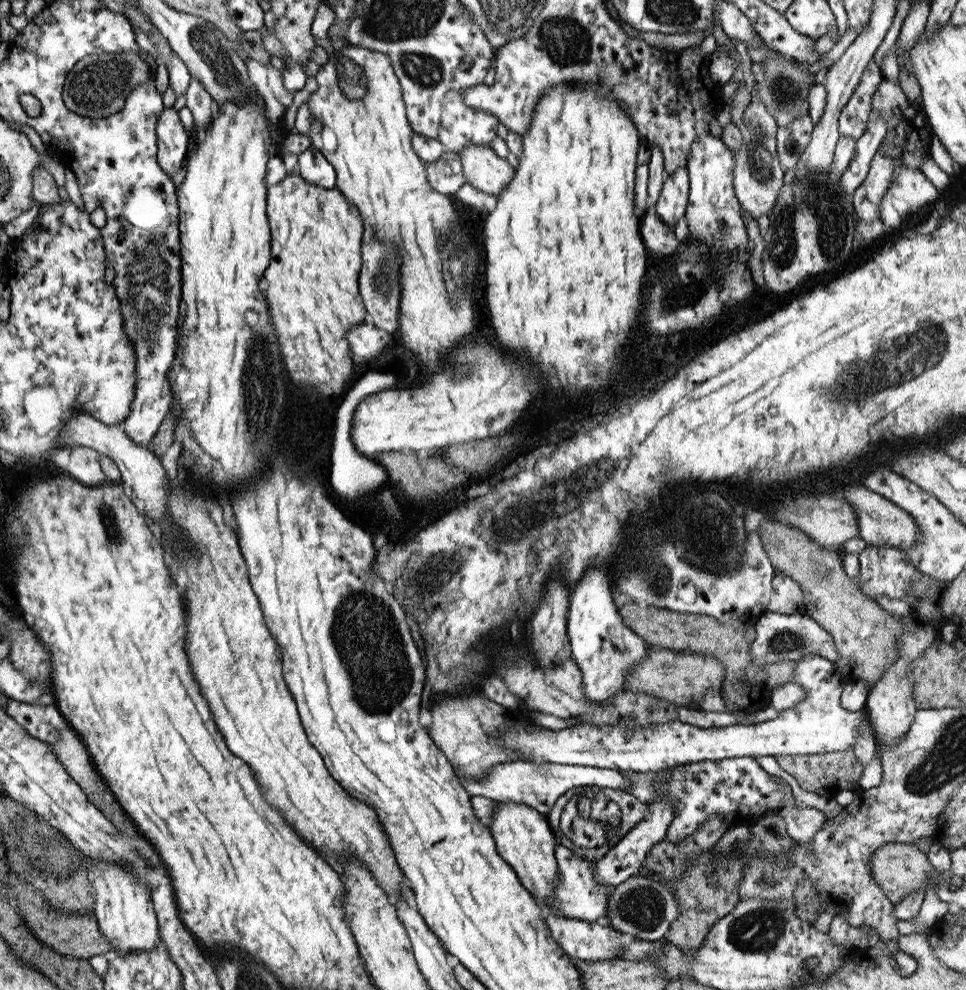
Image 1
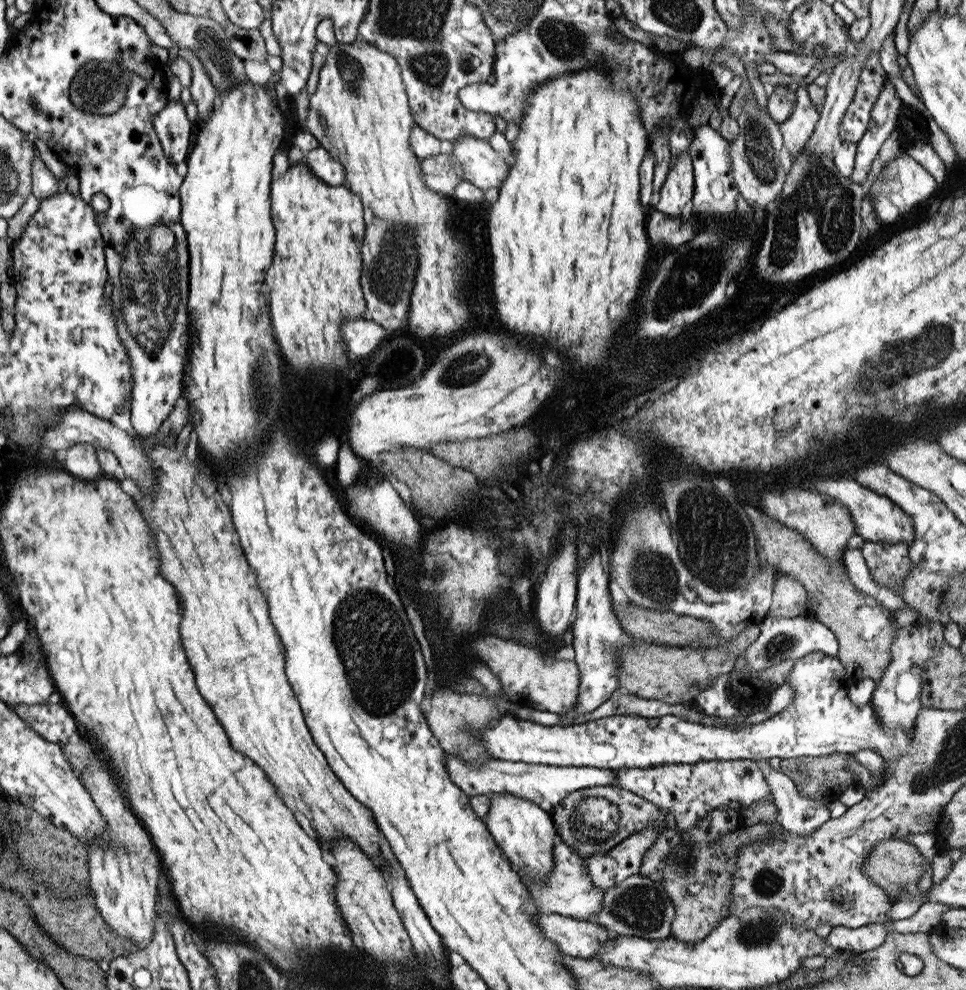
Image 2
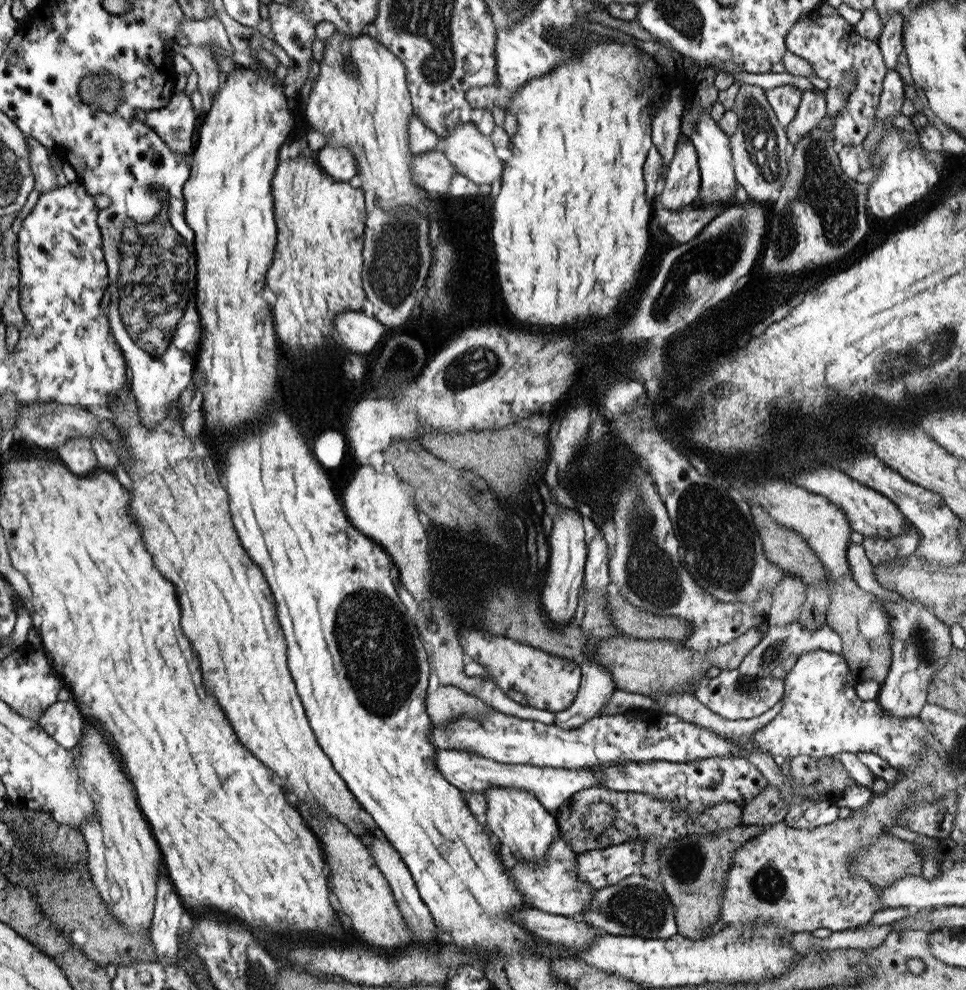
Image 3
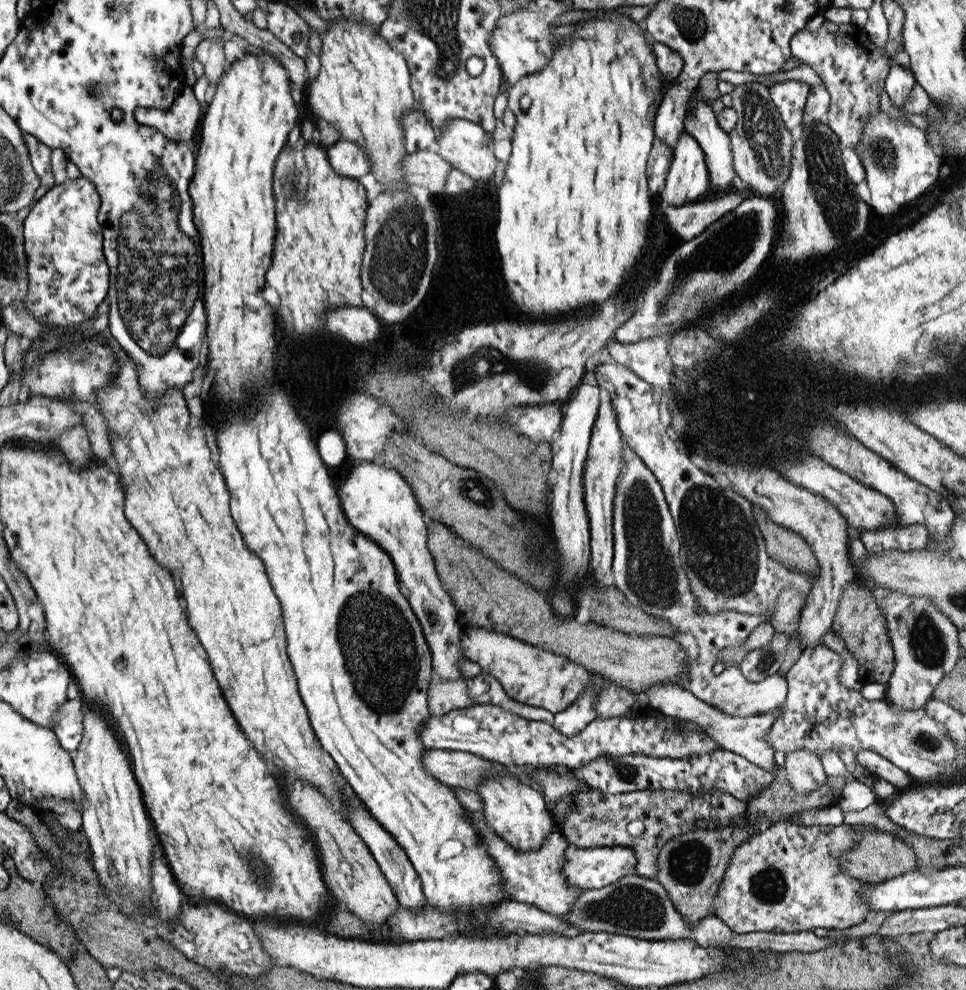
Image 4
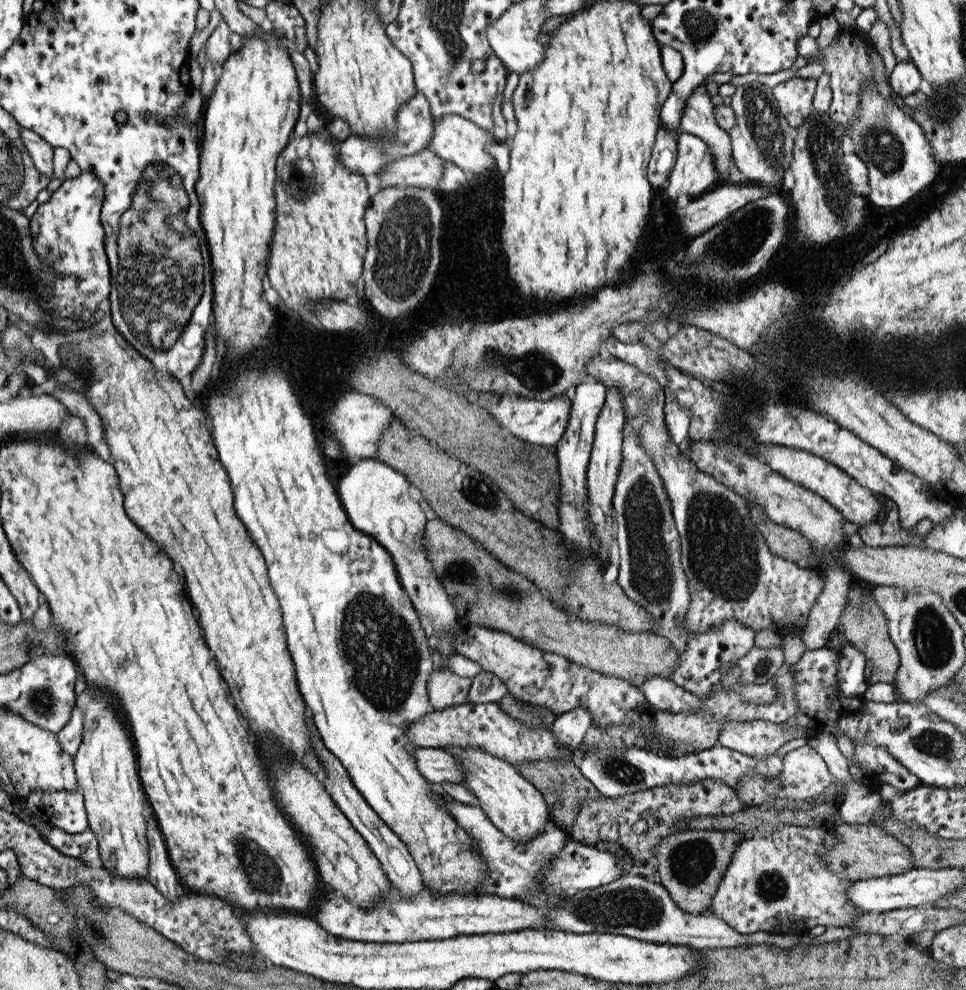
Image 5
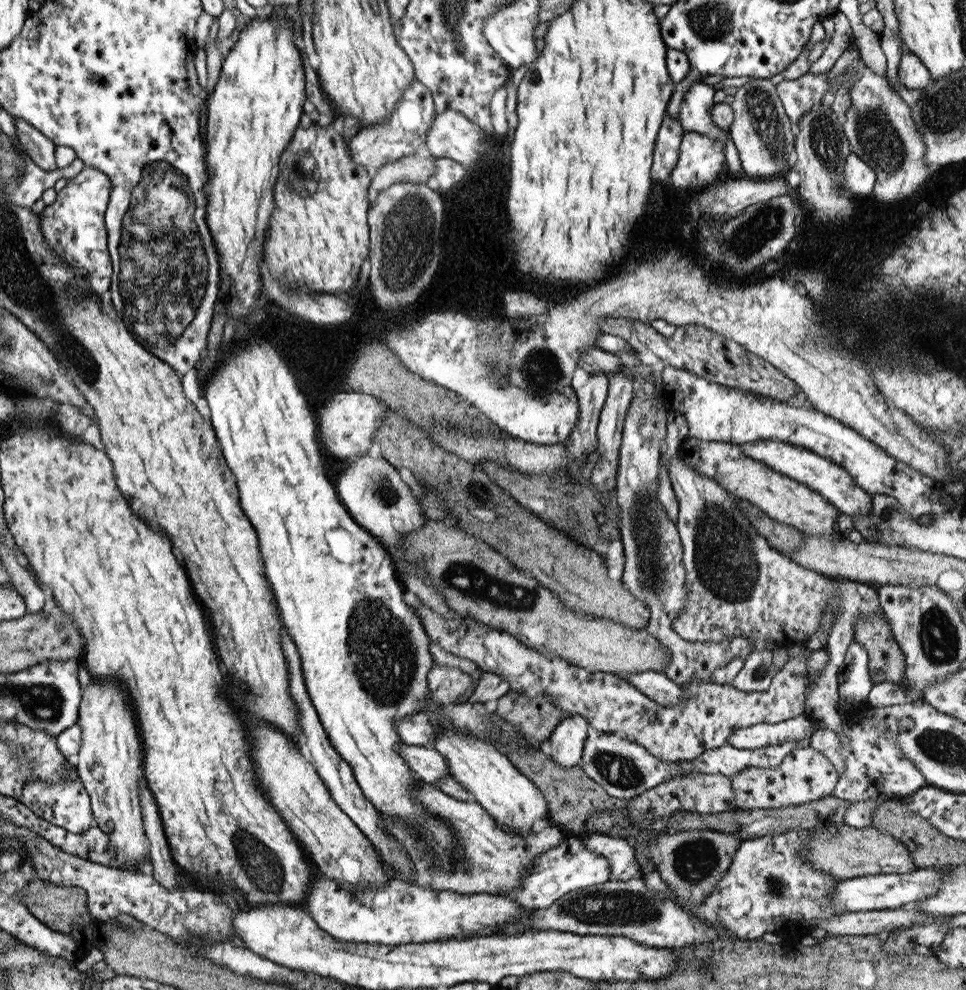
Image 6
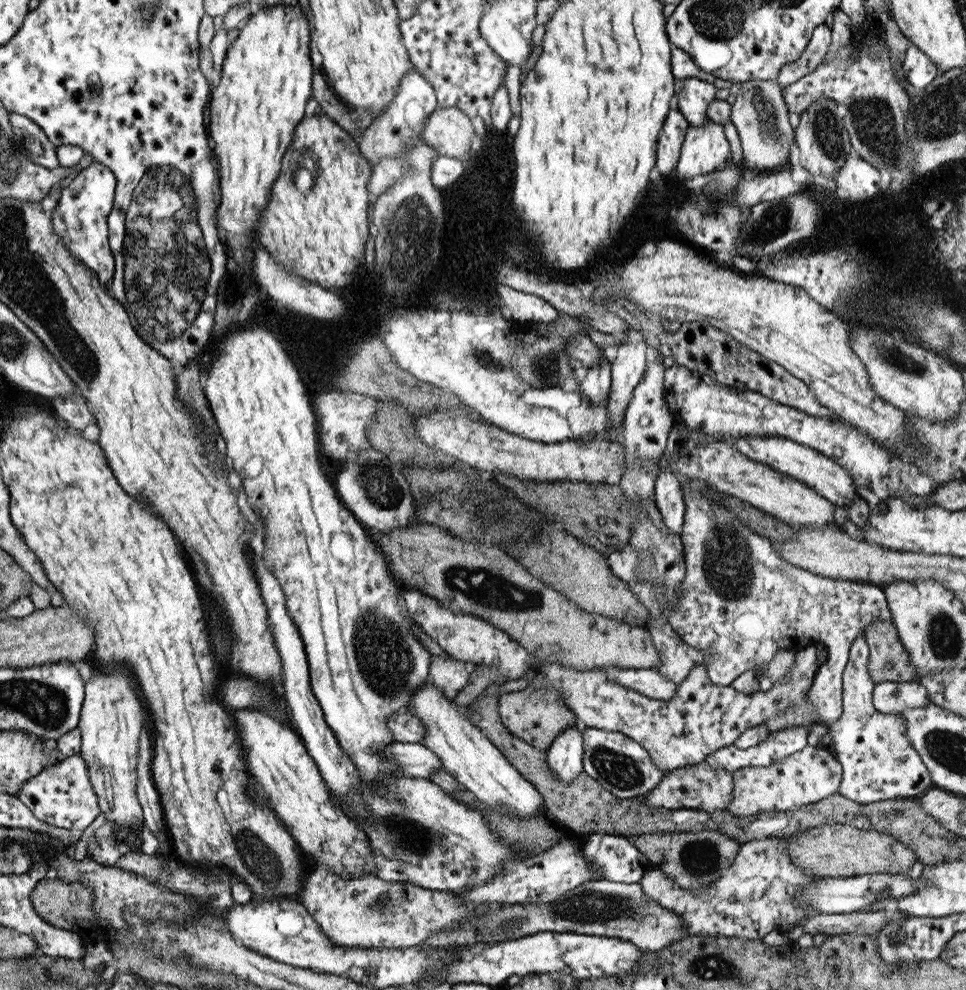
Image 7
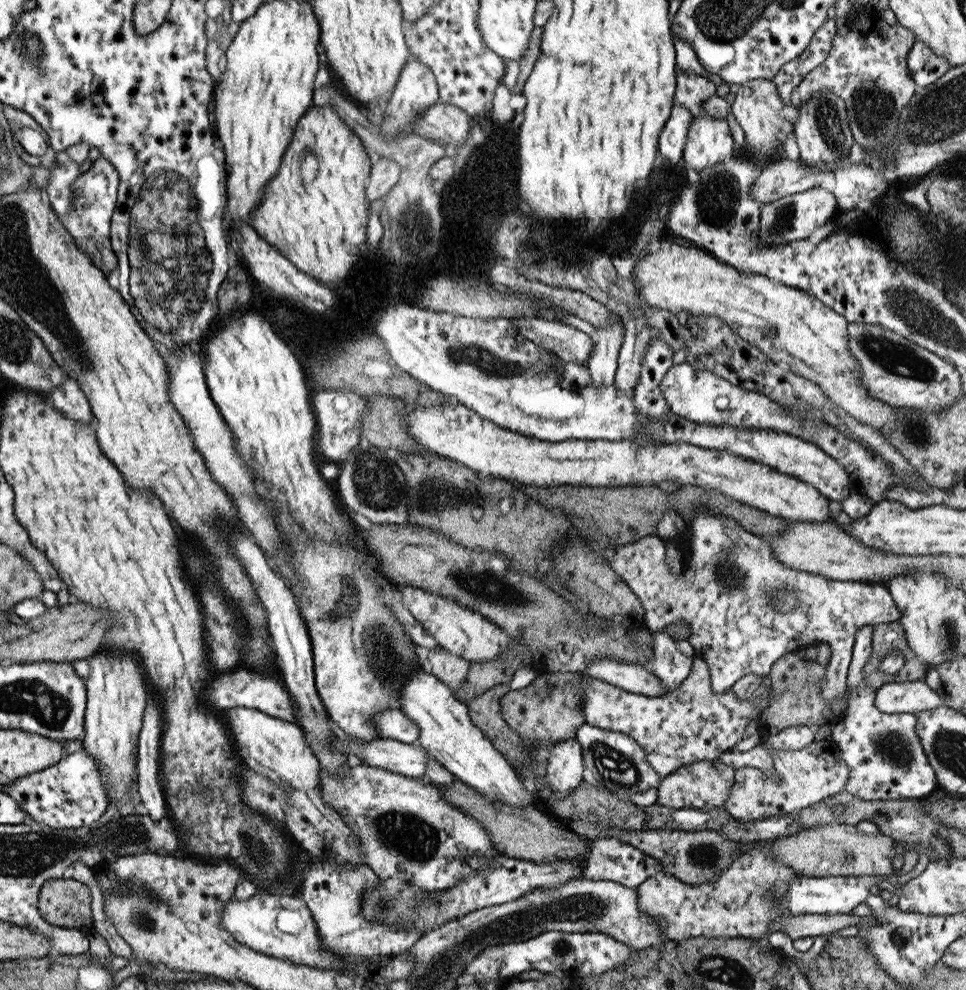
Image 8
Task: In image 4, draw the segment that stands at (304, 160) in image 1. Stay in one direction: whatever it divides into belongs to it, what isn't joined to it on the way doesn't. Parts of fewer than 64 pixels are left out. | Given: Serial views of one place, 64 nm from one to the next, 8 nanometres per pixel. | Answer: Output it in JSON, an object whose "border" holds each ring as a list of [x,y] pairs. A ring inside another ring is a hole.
{"border":[[[338,140],[327,147],[327,155],[330,167],[340,176],[357,179],[371,172],[368,155],[354,141]]]}

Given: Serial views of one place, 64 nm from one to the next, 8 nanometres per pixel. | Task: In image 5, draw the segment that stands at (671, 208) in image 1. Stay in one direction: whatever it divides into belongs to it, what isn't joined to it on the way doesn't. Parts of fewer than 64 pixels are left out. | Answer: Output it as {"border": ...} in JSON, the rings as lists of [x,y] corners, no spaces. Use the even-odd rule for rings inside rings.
{"border":[[[680,132],[677,147],[676,164],[670,171],[665,190],[670,199],[697,198],[717,185],[714,156],[702,139]]]}

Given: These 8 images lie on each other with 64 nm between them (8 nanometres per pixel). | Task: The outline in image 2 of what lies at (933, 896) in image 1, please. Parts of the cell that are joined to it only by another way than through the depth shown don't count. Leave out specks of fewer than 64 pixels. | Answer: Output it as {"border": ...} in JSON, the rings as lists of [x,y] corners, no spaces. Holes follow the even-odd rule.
{"border":[[[926,902],[911,918],[892,921],[891,926],[866,924],[860,928],[848,928],[841,924],[832,927],[826,943],[840,952],[850,950],[865,953],[882,945],[890,930],[900,934],[930,933],[940,925],[940,915],[948,910],[946,905]]]}

